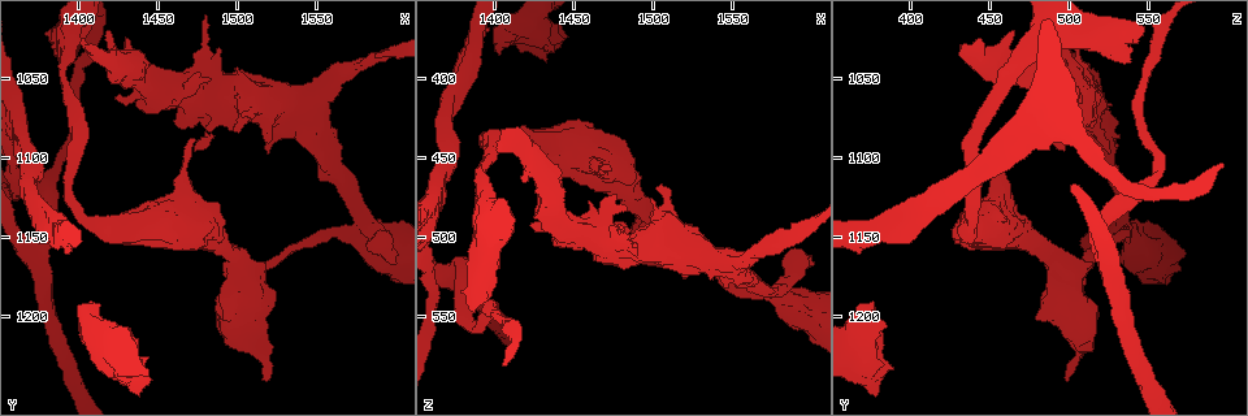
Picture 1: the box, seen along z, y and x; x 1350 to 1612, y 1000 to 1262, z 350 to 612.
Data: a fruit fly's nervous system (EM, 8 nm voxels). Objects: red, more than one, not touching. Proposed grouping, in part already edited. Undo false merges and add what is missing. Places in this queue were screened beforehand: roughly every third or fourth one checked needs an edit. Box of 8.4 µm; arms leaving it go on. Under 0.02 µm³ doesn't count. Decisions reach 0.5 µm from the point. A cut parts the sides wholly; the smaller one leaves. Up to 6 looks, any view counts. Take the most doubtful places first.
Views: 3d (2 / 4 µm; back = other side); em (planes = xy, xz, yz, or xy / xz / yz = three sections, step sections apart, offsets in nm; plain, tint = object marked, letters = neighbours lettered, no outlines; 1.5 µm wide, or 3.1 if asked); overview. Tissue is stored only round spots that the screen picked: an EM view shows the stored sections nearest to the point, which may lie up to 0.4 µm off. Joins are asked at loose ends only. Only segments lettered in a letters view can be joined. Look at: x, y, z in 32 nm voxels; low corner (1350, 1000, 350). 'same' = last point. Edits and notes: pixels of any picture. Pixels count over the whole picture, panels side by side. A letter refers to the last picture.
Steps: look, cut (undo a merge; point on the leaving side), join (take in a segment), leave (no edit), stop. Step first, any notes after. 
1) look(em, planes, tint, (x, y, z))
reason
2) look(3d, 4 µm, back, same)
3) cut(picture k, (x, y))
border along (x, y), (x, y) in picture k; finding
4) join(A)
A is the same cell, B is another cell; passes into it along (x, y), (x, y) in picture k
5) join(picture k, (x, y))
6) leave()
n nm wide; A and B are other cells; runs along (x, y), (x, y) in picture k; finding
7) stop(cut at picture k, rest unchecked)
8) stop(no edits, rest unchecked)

look(em, planes, letters, (1410, 1192, 378))
an open end

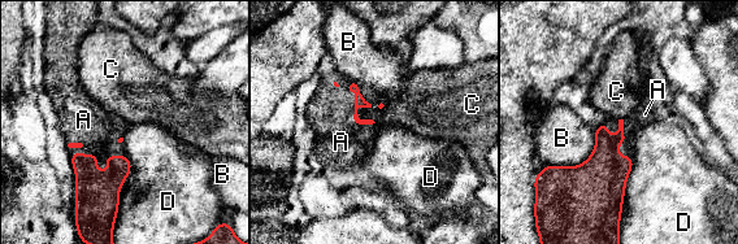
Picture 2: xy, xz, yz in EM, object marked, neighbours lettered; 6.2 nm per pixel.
join(A)
A is the same cell, B, C and D are other cells; it goes on there

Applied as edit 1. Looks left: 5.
look(em, planes, letters, (1400, 1024, 444))
branch stops here

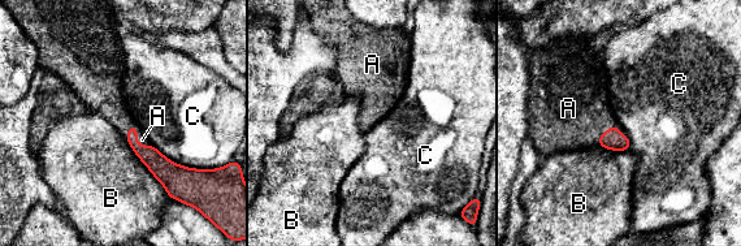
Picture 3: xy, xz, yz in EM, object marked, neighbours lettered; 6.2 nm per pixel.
join(A)
A is the same cell, B and C are other cells; passes into it along (161, 168), (137, 137), (142, 139) in picture 3; it goes on there

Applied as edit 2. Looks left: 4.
look(overview)

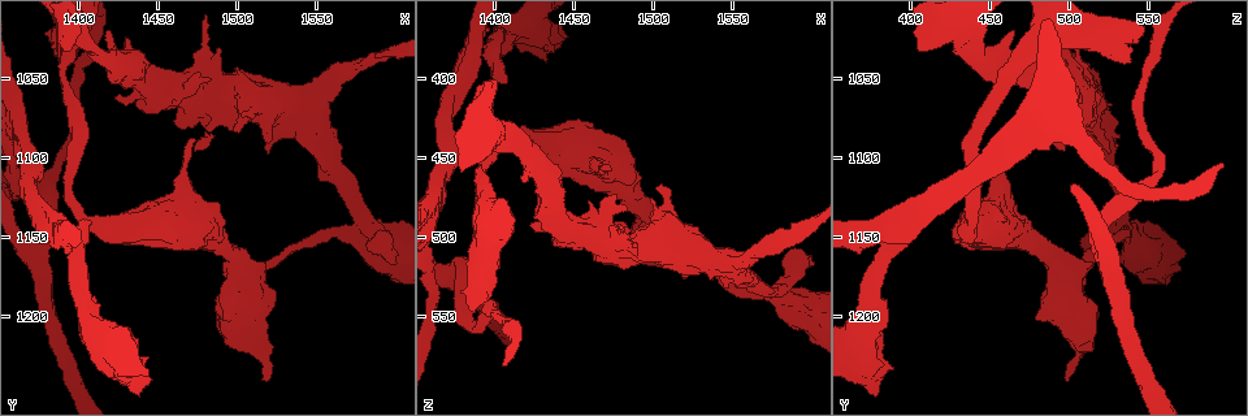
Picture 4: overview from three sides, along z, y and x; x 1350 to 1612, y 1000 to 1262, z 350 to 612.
look(em, yz, step 8, tint, (1444, 1052, 494))
calibre changes

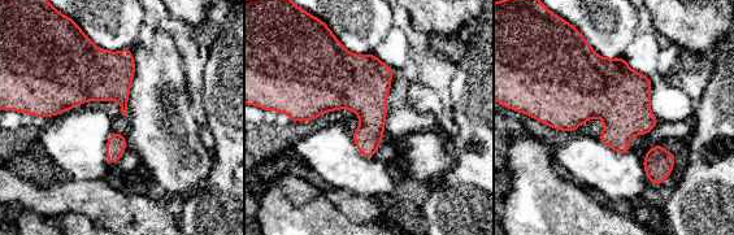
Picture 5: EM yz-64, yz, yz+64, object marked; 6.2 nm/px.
look(em, planes, letters, same)

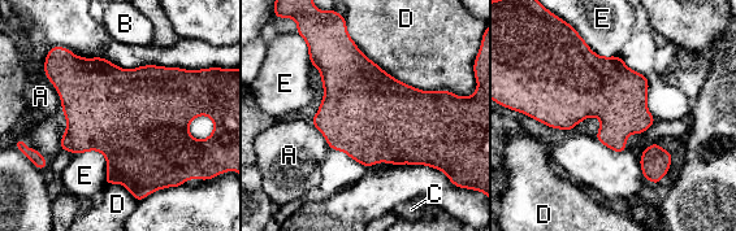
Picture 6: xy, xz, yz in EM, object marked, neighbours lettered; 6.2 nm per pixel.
leave()
A, B, C, D and E are other cells; all the same neuron

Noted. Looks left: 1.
stop(join at picture 2, join at picture 3, rest unchecked)

